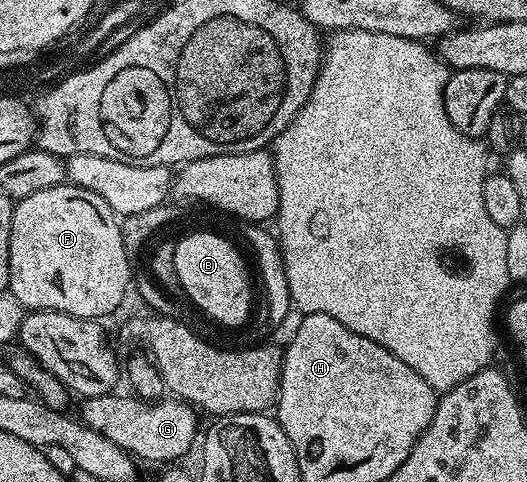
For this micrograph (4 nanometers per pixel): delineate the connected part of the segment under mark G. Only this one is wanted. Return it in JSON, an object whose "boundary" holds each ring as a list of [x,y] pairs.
{"boundary":[[[113,392],[83,399],[79,403],[81,405],[80,411],[78,411],[80,421],[86,423],[90,428],[94,428],[94,432],[106,436],[106,440],[118,444],[118,448],[122,448],[127,454],[132,455],[133,459],[139,460],[141,463],[144,461],[172,464],[175,463],[172,462],[175,458],[182,457],[191,448],[192,441],[196,438],[196,417],[198,417],[198,414],[187,402],[182,402],[175,396],[165,396],[151,403],[135,396],[119,398],[118,395],[119,393]]]}

